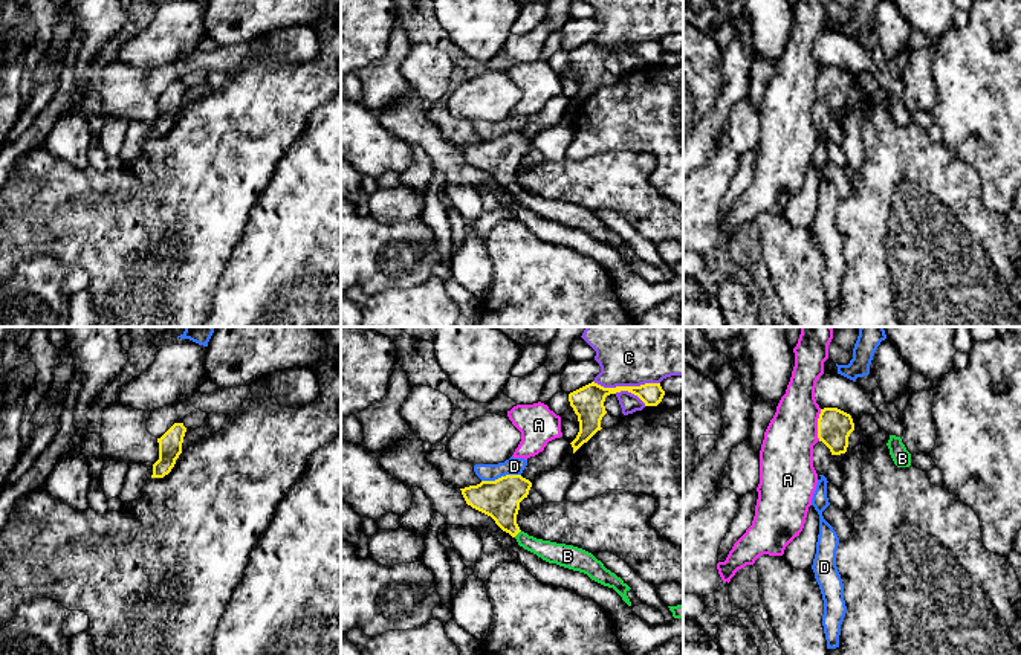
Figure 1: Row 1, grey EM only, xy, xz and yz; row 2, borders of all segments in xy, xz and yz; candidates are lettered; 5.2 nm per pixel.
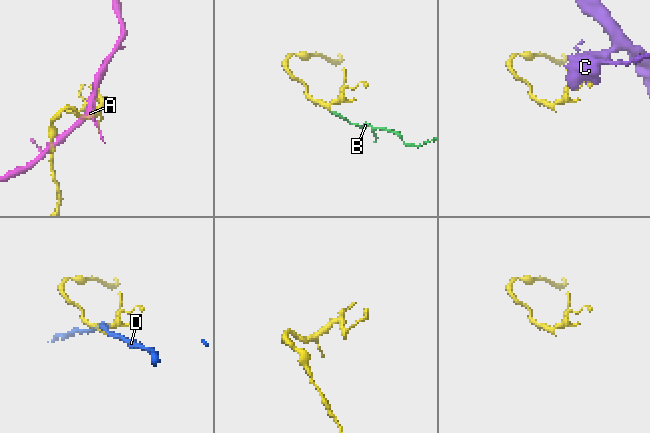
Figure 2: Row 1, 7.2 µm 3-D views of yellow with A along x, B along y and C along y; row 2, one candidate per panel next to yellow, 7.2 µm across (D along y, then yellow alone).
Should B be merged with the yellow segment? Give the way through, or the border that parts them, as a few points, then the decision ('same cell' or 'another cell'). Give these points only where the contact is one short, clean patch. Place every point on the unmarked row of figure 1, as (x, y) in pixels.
across xz (500, 158), (505, 176), (517, 191), (525, 199), (551, 209) | same cell

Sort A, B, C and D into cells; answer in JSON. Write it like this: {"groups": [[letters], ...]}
{"groups": [["A"], ["B"], ["C"], ["D"]]}

